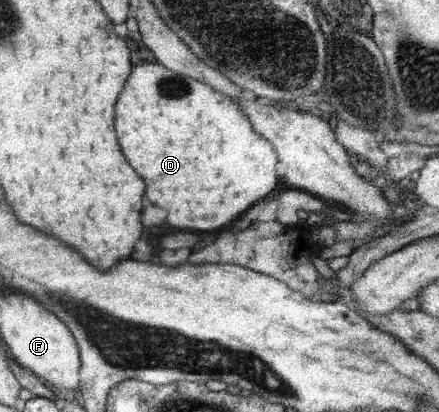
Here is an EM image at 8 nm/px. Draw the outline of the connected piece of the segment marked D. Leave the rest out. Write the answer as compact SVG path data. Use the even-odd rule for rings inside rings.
M139 62L131 70L123 93L119 93L119 105L115 105L115 133L119 133L123 157L147 181L147 199L165 209L165 223L171 227L217 229L250 209L275 187L276 149L253 129L239 106L209 84L175 73L157 62Z

